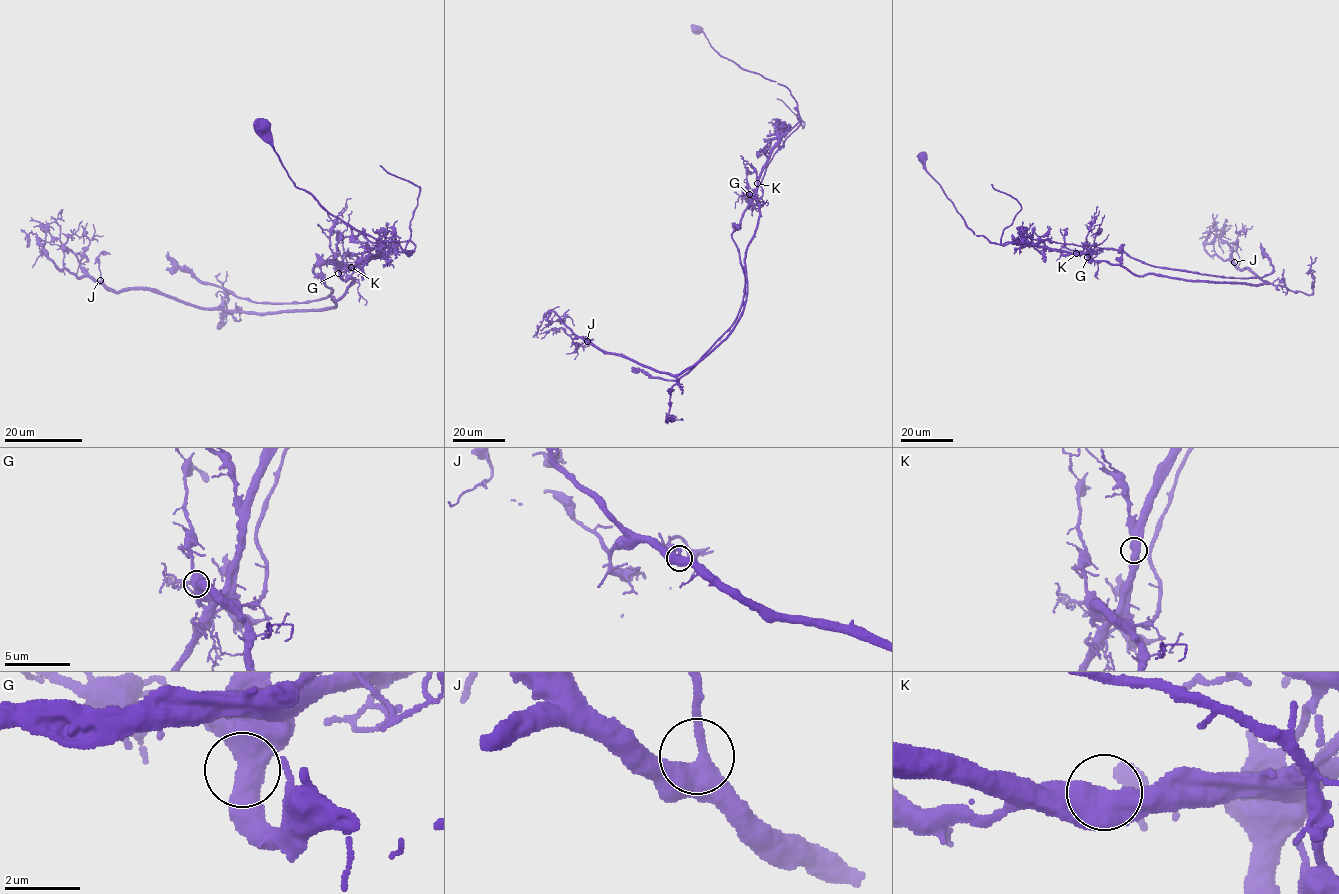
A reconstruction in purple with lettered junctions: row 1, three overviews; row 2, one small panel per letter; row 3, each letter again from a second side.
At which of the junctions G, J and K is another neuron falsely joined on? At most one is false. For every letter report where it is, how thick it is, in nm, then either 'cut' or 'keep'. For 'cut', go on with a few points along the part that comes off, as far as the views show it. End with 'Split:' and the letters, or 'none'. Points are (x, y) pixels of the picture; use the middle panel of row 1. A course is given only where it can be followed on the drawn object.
G: (749, 194) | 600 nm | keep
J: (587, 341) | 480 nm | keep
K: (757, 183) | 600 nm | cut | (757, 183), (745, 308), (696, 363), (668, 374), (604, 353), (554, 312), (538, 337)
Split: K

